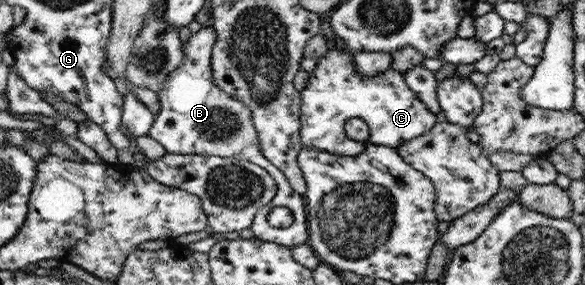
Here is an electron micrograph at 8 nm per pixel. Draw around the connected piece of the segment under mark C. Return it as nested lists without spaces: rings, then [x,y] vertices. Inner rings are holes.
[[[328,49],[326,55],[318,59],[316,69],[310,73],[309,82],[301,94],[301,142],[304,148],[316,148],[320,151],[336,155],[358,155],[366,149],[368,144],[388,146],[397,149],[404,142],[417,138],[431,130],[436,122],[436,114],[426,108],[426,104],[416,96],[414,90],[404,81],[403,74],[389,69],[382,75],[371,78],[361,78],[355,72],[354,53],[347,49]],[[350,118],[361,118],[370,127],[369,142],[350,140],[344,131],[344,124]]]

